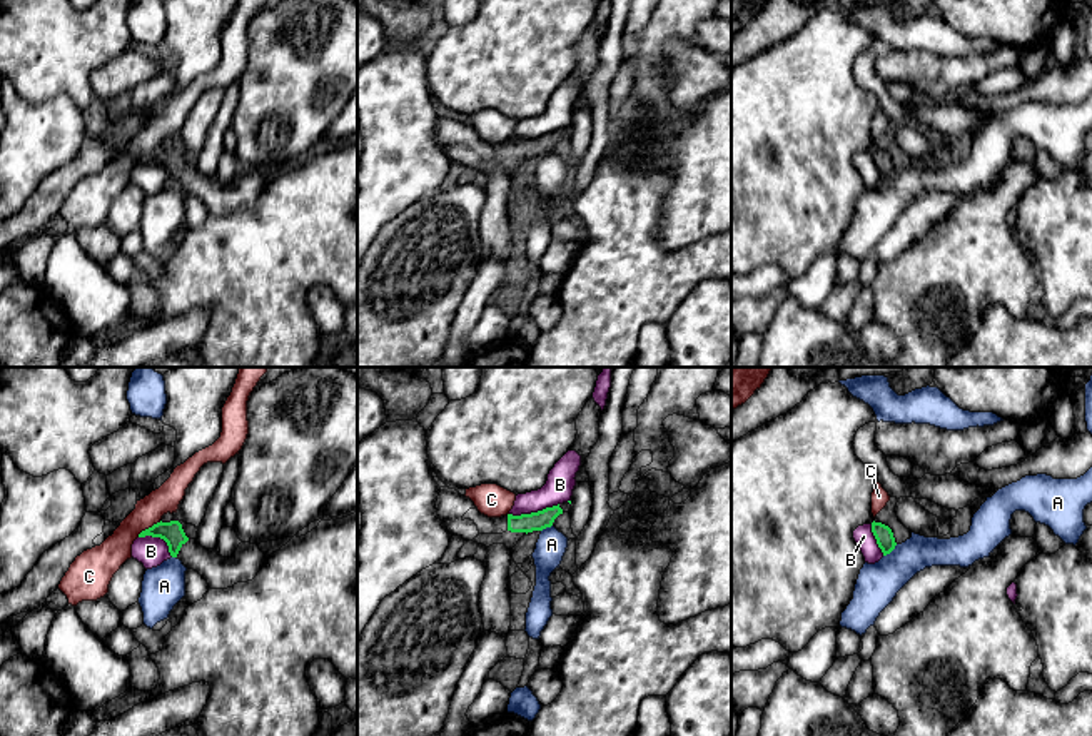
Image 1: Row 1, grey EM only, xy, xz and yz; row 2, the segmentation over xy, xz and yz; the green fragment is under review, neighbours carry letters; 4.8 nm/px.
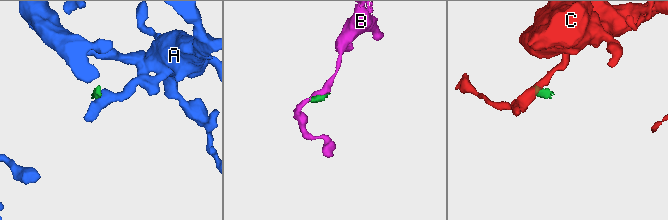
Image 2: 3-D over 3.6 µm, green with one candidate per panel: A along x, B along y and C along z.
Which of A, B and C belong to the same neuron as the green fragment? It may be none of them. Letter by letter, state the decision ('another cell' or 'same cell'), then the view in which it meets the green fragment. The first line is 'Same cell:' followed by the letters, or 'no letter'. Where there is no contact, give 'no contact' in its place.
Same cell: no letter
A: another cell; contact in yz
B: another cell; contact in xz
C: another cell; contact in xy

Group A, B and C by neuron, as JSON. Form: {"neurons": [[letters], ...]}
{"neurons": [["A"], ["B"], ["C"]]}

